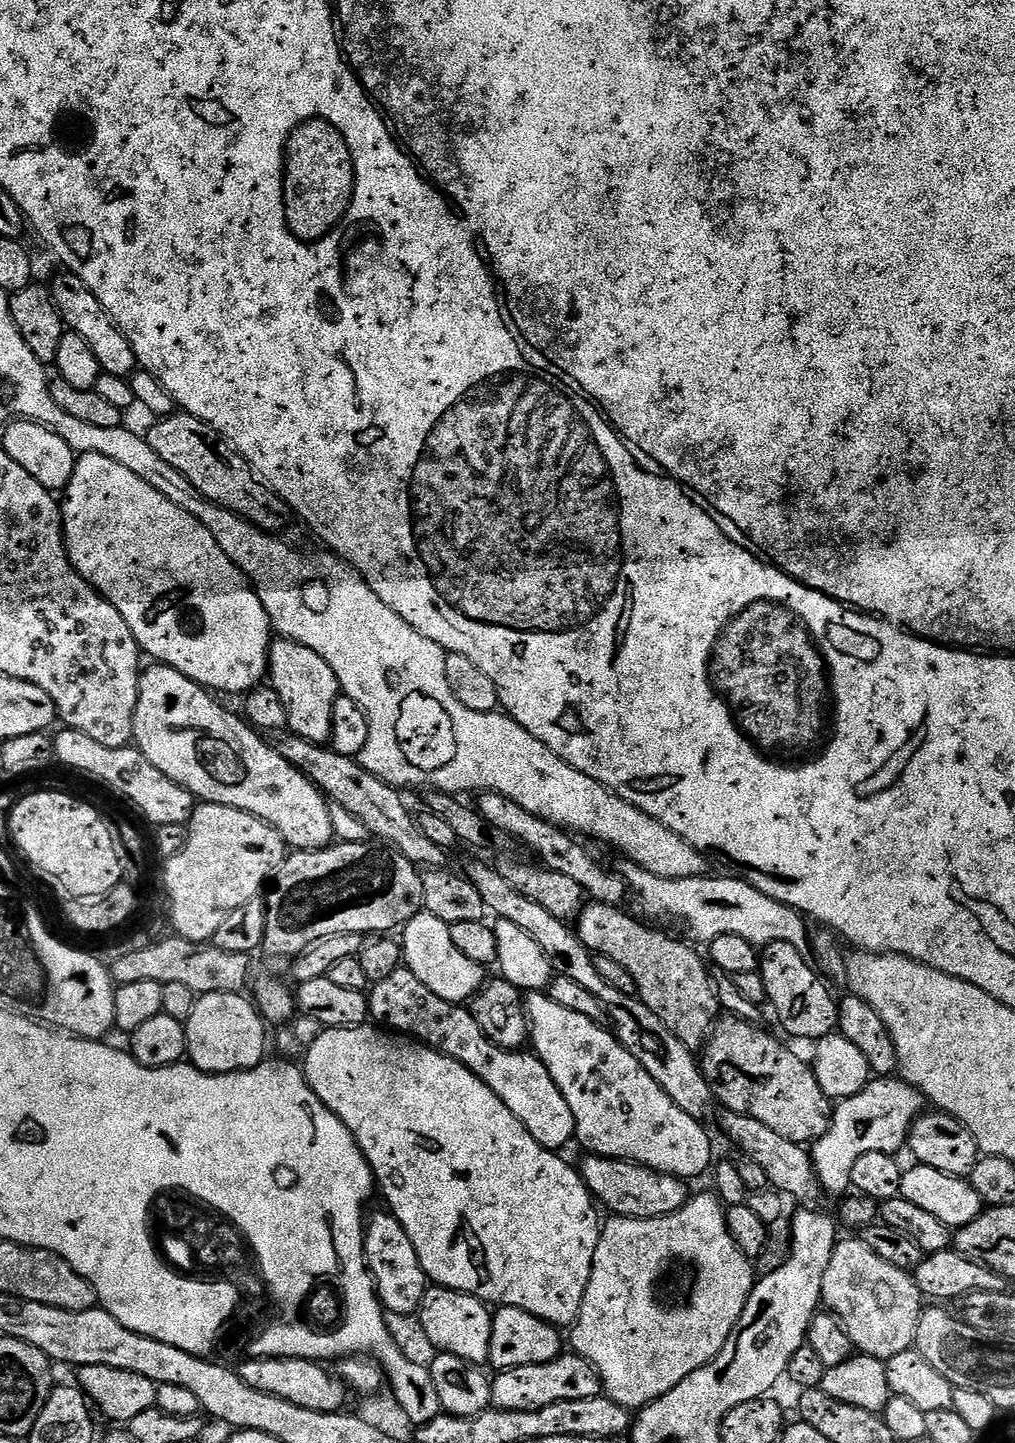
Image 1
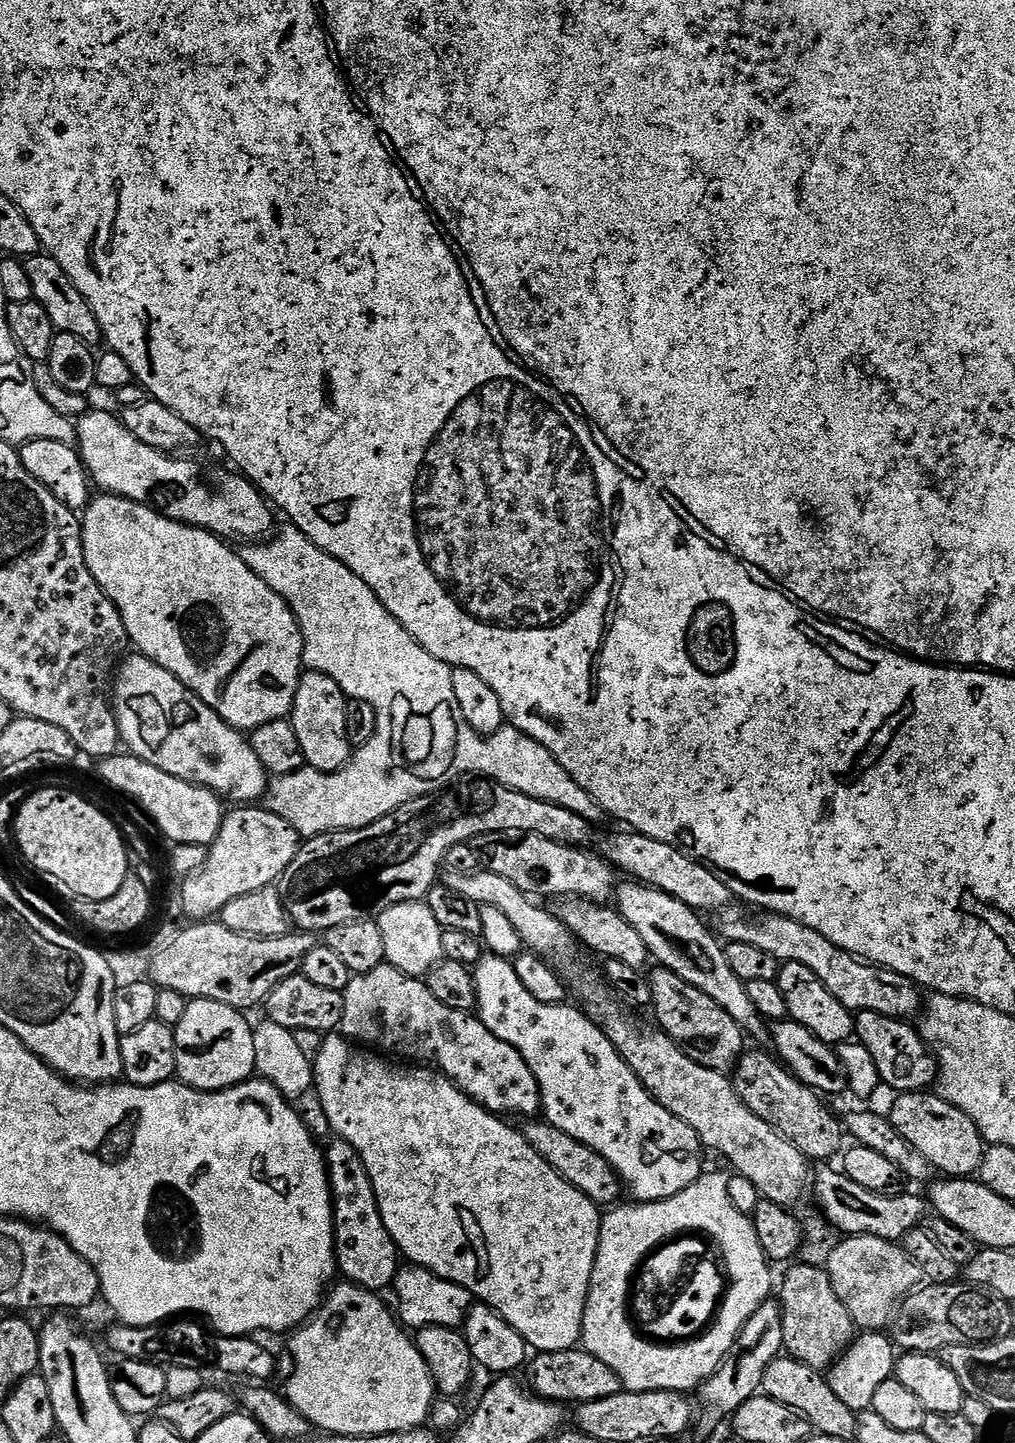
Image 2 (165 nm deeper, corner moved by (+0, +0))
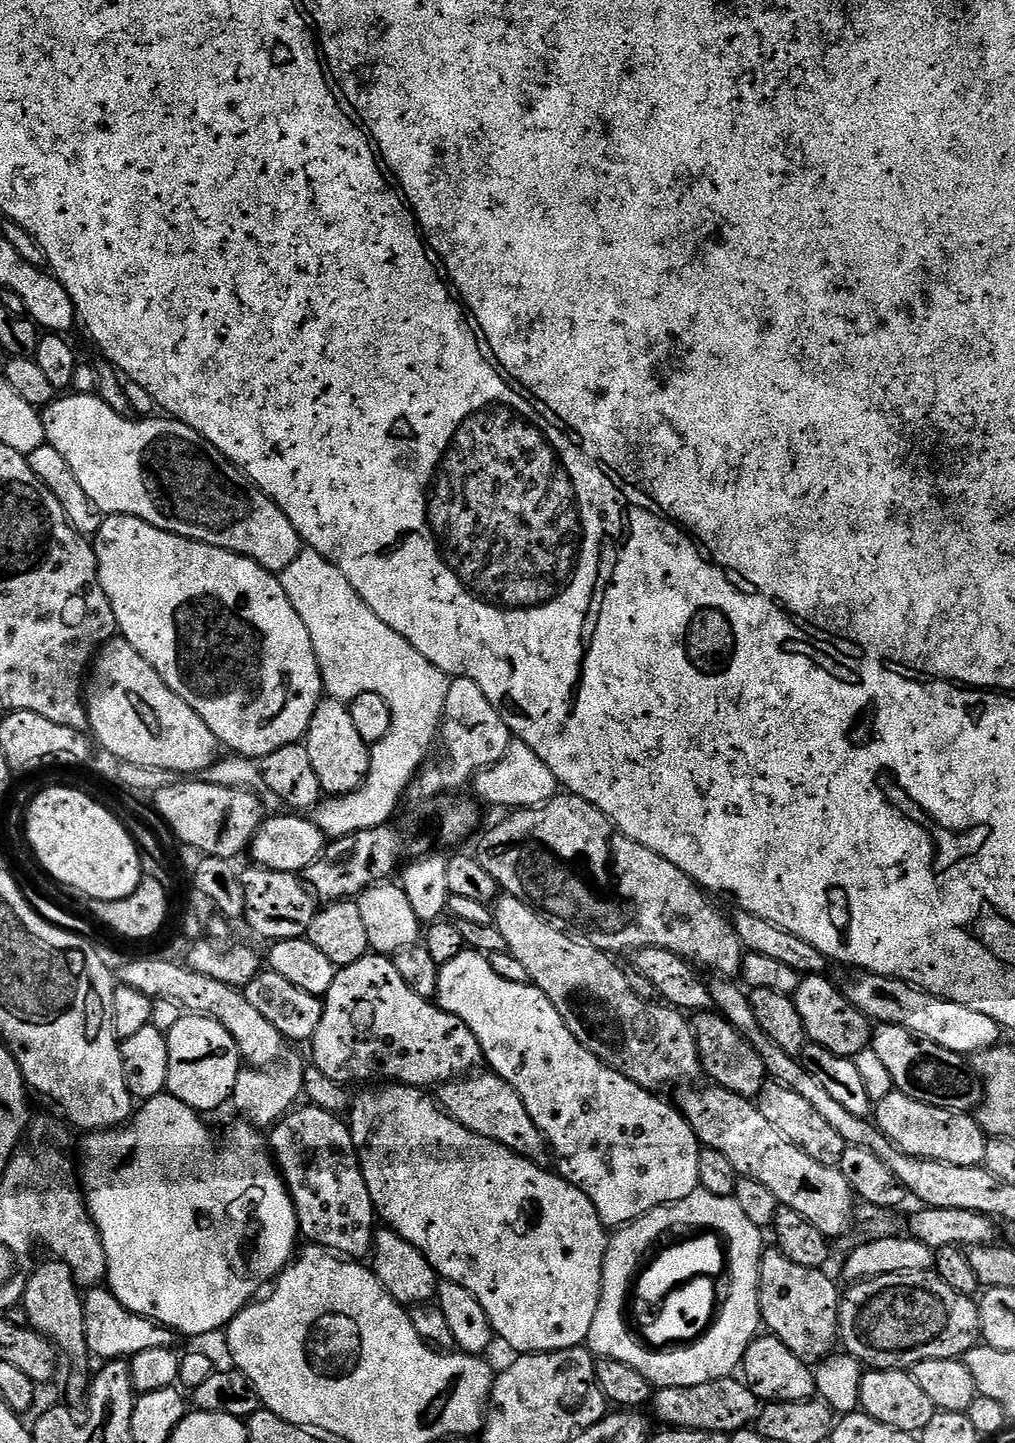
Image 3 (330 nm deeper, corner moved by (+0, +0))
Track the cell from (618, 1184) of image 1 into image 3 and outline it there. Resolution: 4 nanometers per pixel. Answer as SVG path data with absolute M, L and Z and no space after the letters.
M469 1074L459 1080L449 1080L448 1083L439 1085L438 1092L440 1092L440 1096L438 1095L438 1103L440 1107L448 1115L454 1117L466 1130L470 1130L482 1138L490 1138L494 1142L514 1150L519 1156L525 1156L527 1160L534 1161L535 1164L547 1165L549 1163L547 1161L548 1156L550 1160L548 1139L542 1134L542 1130L534 1124L534 1118L530 1118L530 1110L526 1110L518 1090L514 1090L514 1086L510 1086L510 1082L506 1082L495 1074L487 1074L488 1076L476 1075L480 1074Z

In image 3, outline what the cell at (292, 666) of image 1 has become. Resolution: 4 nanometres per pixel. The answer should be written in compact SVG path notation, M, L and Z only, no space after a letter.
M321 699L319 706L314 710L314 718L310 718L308 735L302 742L306 750L310 750L314 774L318 774L321 789L328 796L345 796L347 792L353 792L362 786L370 770L372 754L369 744L358 735L358 729L350 718L350 710L345 701Z

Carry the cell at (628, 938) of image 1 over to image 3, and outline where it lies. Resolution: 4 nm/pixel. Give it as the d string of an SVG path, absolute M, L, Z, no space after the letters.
M716 1010L697 1012L691 1026L696 1031L703 1075L708 1075L712 1079L709 1081L717 1088L725 1088L739 1096L759 1097L766 1083L764 1063L758 1050L754 1050L754 1046L744 1039L744 1035L736 1030L727 1016Z

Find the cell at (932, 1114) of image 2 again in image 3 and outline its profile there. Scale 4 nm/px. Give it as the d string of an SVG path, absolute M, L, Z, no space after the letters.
M894 1090L886 1094L886 1098L875 1101L874 1123L908 1156L937 1160L954 1166L984 1163L986 1133L975 1115L951 1112Z

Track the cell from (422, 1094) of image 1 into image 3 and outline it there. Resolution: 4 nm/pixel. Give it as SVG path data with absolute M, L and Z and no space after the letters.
M385 1083L383 1086L372 1086L369 1092L353 1099L350 1104L350 1127L352 1140L356 1143L356 1153L360 1159L360 1169L366 1178L366 1190L370 1190L370 1198L376 1207L377 1217L384 1220L391 1231L396 1232L410 1246L414 1246L430 1262L437 1277L452 1280L455 1284L466 1286L478 1302L482 1302L482 1310L492 1323L492 1331L513 1348L513 1353L557 1352L567 1348L581 1347L590 1334L590 1326L594 1326L594 1314L598 1314L598 1302L602 1294L602 1278L604 1277L604 1259L610 1239L609 1229L598 1218L598 1210L594 1210L594 1202L582 1194L567 1180L555 1171L547 1172L547 1167L519 1156L514 1150L494 1142L490 1138L482 1138L470 1130L466 1130L458 1121L448 1115L435 1099L428 1097L423 1088L412 1088L409 1084Z

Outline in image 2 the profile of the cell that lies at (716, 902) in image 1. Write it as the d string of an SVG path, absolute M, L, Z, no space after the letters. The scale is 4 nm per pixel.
M761 915L761 920L736 920L724 928L725 941L737 940L750 942L750 946L758 946L766 950L766 954L774 954L781 962L802 962L830 990L842 1006L846 1006L853 1014L858 1012L873 1012L886 1014L895 1020L908 1020L915 1017L922 1008L921 989L912 981L907 980L889 968L878 968L855 956L846 950L834 946L830 938L822 938L818 930L810 930L810 926L802 926L802 922L794 922L785 916Z

